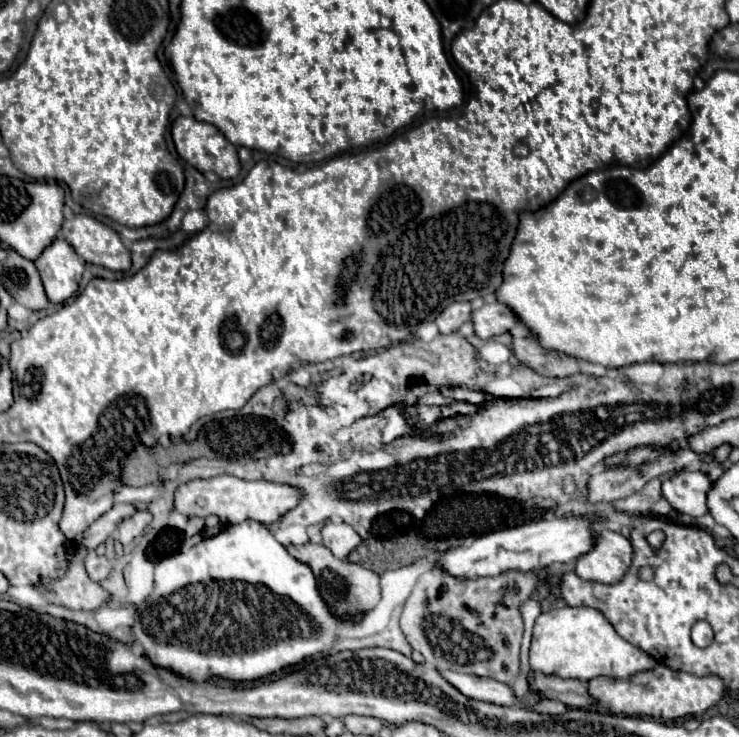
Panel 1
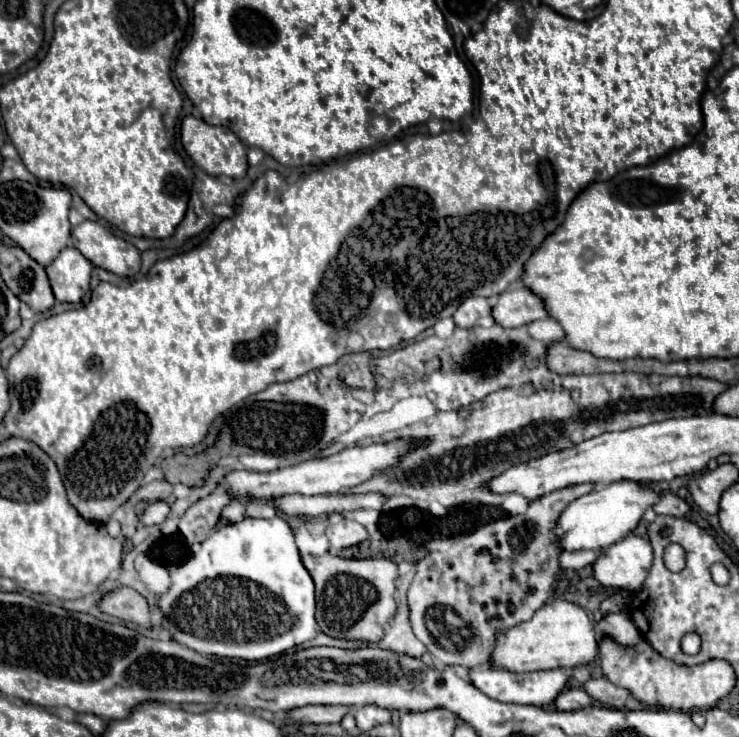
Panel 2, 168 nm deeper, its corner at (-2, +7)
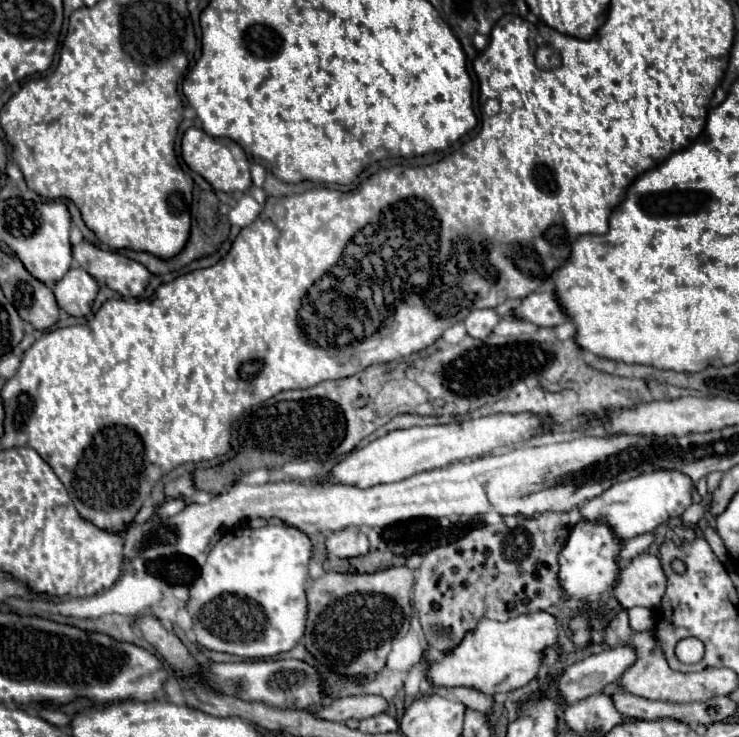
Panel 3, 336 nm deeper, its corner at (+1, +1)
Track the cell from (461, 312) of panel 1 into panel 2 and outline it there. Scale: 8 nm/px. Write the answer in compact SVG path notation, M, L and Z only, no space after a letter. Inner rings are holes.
M468 296L454 312L454 322L458 328L474 328L476 320L480 316L488 316L490 314L490 304L486 298L482 296Z

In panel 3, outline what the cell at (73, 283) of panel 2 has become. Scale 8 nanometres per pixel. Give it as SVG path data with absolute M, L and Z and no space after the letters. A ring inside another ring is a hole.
M71 268L53 286L53 292L59 302L59 308L63 308L71 316L83 318L91 314L91 306L99 292L99 286L93 276L89 276L83 268Z

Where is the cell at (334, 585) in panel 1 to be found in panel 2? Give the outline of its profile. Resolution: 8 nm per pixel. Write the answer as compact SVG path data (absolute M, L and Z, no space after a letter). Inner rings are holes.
M330 552L322 556L302 554L302 562L316 584L316 620L322 632L334 638L378 642L396 612L396 564L386 558L340 558Z

